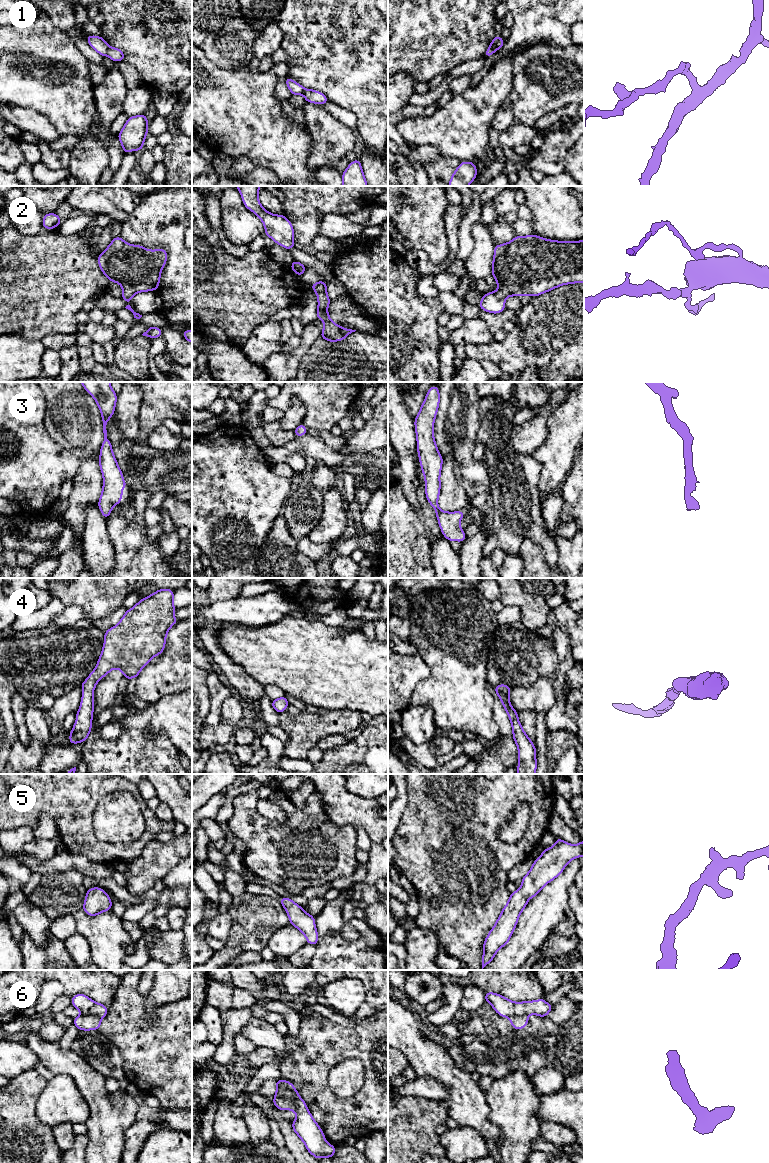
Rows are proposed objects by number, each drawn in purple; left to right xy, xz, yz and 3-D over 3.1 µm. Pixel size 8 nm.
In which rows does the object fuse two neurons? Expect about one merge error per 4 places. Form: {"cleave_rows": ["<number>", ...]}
{"cleave_rows": ["1", "6"]}

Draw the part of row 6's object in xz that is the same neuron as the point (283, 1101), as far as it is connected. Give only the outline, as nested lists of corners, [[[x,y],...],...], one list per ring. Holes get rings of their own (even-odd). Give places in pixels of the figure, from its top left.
[[[276,1091],[273,1099],[273,1104],[279,1110],[294,1110],[295,1109],[295,1099],[291,1091],[286,1091],[280,1093]]]

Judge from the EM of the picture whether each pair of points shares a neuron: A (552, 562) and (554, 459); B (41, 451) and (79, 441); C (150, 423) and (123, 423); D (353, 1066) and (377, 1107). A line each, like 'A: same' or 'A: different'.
A: different
B: different
C: different
D: different

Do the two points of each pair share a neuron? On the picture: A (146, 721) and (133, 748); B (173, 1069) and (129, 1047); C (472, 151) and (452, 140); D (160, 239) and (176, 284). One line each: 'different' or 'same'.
A: different
B: same
C: same
D: same

